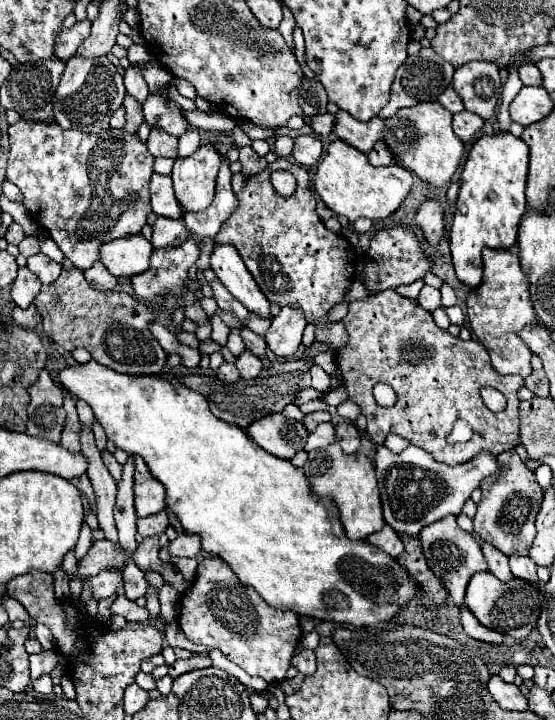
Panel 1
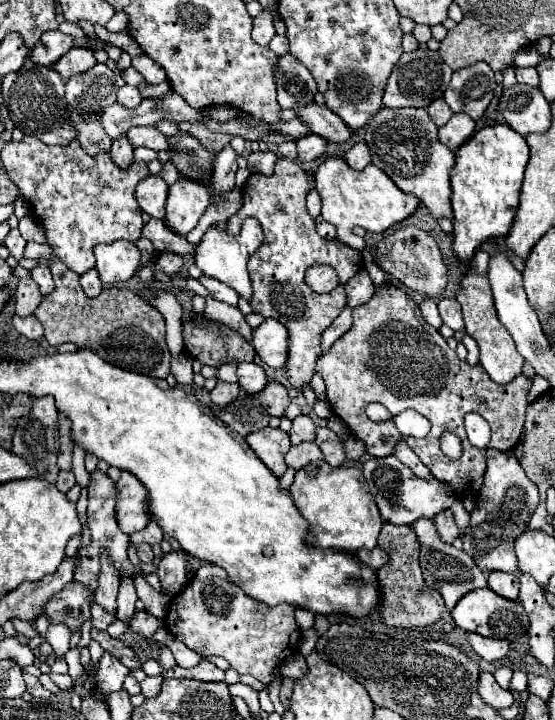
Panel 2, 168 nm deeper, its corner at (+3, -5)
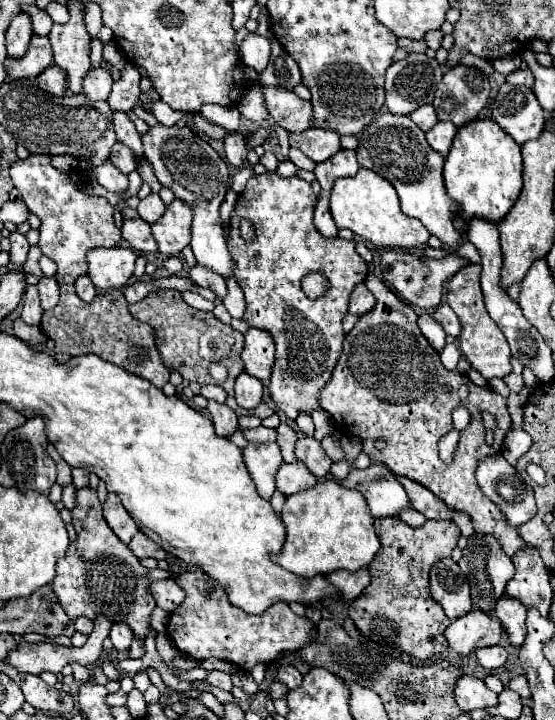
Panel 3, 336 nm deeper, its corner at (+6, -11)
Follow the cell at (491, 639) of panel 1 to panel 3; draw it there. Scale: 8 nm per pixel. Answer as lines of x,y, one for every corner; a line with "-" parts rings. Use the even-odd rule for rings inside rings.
495,645
495,647
483,647
483,649
475,651
475,653
477,653
479,663
481,663
485,669
489,669
489,671
499,669
499,667
507,661
507,651
505,651
501,645

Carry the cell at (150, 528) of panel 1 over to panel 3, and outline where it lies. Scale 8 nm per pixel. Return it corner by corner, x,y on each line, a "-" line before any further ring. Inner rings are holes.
141,531
131,539
129,549
131,549
139,559
143,559
143,557
153,557
153,559
161,561
161,559
165,559
165,555
167,555
161,547
157,547
157,545
155,545
145,533
141,533

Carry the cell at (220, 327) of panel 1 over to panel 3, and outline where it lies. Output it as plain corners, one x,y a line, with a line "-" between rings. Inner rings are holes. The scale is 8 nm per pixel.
155,291
149,293
143,301
139,303
131,303
129,313
135,315
135,319
147,323
153,327
155,331
155,343
161,355
161,361
167,369
175,369
183,375
183,379
187,381
197,381
199,385
209,385
215,383
209,375
209,365
213,361
223,363
229,369
229,379
223,385
223,389
227,391
227,405
235,411
238,417
255,415
259,419
265,419
269,415
273,415
273,409
264,402
261,402
255,409
243,409
239,407
233,395
233,381
237,379
239,373
243,373
243,363
241,363
241,347
243,347
243,333
235,331
231,325
221,323
213,313
205,313
205,311
197,311
183,301
179,291

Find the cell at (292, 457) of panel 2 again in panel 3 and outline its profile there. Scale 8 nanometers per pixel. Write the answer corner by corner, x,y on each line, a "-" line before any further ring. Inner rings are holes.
295,461
295,463
283,463
279,467
275,483
277,483
277,491
281,495
289,497
289,495
301,493
305,489
311,489
317,483
317,479
307,471
307,467
303,463

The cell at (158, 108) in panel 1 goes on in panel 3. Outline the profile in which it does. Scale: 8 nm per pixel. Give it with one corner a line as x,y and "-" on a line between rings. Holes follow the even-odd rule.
115,143
111,147
111,155
109,155
109,161
125,175
129,175
131,171
137,169
137,159
133,155
133,151
129,147
123,147
121,143

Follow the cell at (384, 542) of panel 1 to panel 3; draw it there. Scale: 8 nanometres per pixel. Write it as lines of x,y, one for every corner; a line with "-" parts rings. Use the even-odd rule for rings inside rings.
367,567
359,569
359,571
335,571
333,575
327,575
329,583
333,583
333,587
341,593
343,601
353,601
357,599
357,595
361,595
361,591
369,585
369,571

